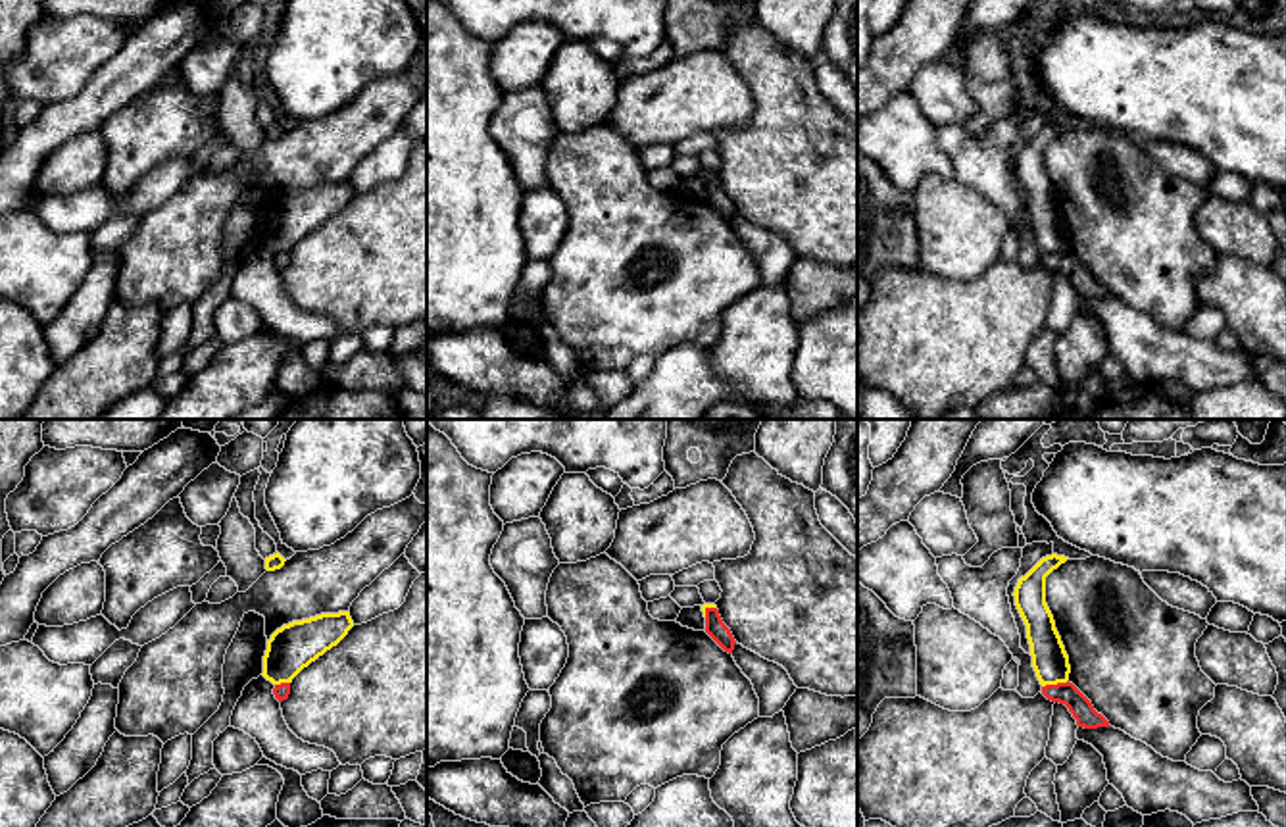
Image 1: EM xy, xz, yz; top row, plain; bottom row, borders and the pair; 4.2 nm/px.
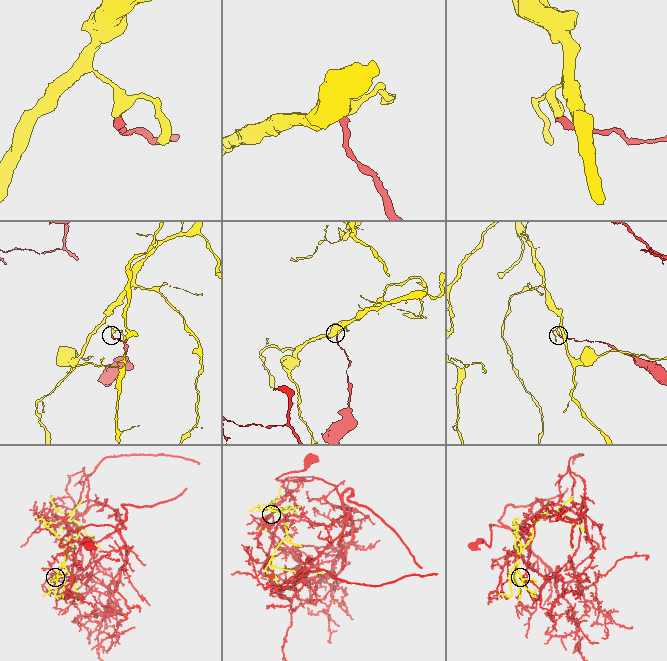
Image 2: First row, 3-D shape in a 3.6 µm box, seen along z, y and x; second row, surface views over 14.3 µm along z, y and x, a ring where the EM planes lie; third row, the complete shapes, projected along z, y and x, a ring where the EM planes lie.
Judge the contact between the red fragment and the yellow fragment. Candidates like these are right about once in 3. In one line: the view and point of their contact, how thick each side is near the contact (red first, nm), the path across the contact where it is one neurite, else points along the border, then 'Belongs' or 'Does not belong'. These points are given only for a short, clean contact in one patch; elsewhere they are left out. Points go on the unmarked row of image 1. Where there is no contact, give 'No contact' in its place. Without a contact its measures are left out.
Touches red at yz (1054, 254). Thickness 100 nm (red) against 150 nm. Boundary: yz (1067, 249), (1042, 256). Does not belong

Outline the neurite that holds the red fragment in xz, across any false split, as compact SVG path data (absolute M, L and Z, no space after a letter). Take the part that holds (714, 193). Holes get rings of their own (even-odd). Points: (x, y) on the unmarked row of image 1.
M705 177L705 202L729 223L734 219L734 206L723 192L717 177Z

